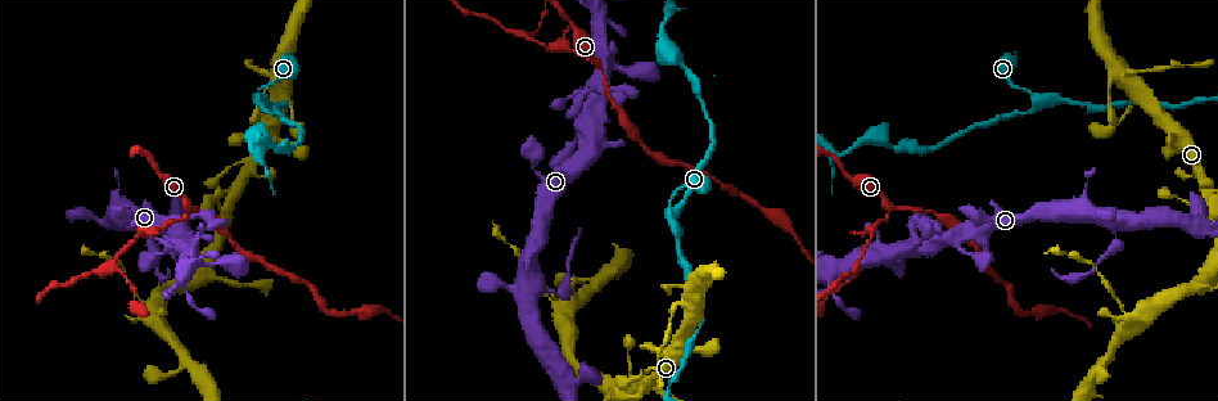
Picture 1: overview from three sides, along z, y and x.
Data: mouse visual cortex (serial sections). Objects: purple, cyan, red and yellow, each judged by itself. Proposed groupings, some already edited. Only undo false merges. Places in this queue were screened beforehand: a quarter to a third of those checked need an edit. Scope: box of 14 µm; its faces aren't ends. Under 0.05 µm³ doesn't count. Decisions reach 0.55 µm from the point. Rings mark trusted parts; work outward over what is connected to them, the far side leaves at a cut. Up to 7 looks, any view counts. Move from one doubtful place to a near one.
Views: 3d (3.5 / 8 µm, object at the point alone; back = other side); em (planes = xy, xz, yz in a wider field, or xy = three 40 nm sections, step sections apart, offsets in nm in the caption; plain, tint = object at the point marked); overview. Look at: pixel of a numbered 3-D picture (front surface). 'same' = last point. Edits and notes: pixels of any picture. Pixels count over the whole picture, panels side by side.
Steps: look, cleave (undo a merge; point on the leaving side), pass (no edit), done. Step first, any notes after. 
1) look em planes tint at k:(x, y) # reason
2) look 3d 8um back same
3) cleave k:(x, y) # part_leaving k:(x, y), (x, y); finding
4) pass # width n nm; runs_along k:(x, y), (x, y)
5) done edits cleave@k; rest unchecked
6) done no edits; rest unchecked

look 3d 3.5um at 1:(256, 96) # narrows sharply

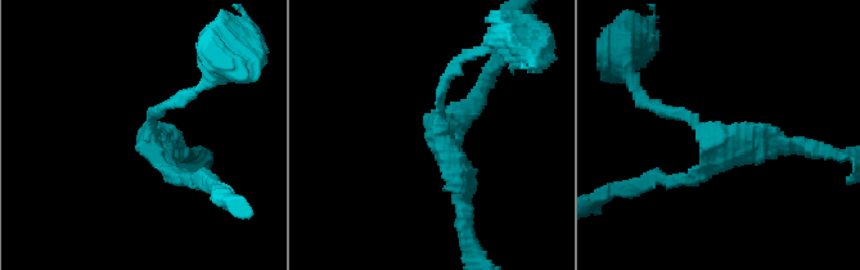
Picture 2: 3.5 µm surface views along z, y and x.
look em xy step 5 tint at 2:(438, 125) # arms 3; arm_widths 150, 200, 250 nm

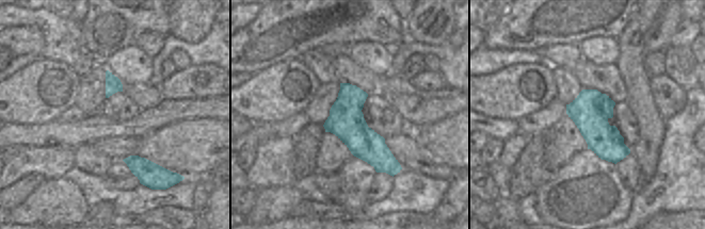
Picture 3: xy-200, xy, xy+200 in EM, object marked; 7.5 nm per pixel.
pass # runs_along 2:(644, 103), (710, 138), (707, 166), (670, 181); continuous, no second cell

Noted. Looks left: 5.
look 3d 3.5um at 1:(599, 68) # abrupt turn

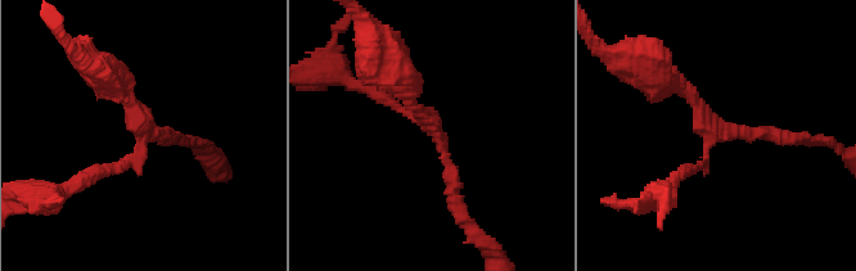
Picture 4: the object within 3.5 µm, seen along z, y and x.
look em xy step 5 tint at 4:(141, 130) # arms 3; arm_widths 150, 200, 300 nm

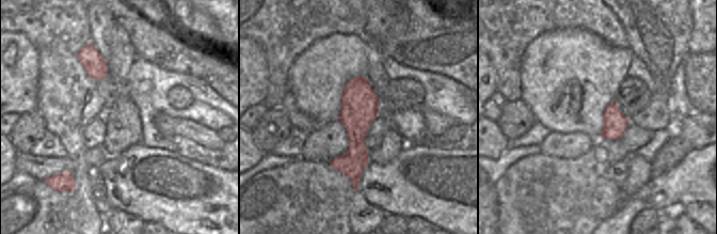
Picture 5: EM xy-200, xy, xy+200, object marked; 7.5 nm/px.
cleave 4:(383, 98) # part_leaving 4:(409, 112), (338, 72), (323, 72); a second cell is stuck on

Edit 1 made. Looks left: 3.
look overview

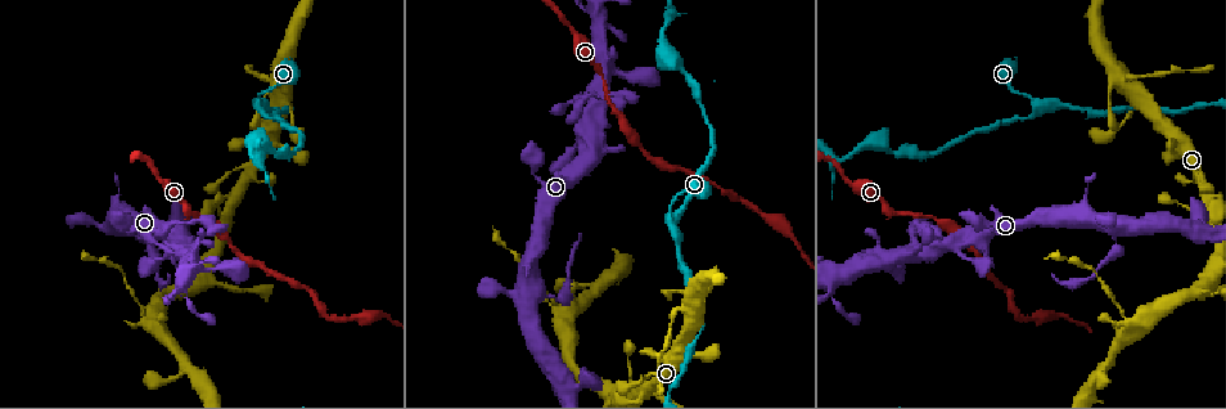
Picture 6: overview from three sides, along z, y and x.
look 3d 3.5um at 6:(206, 284) # sudden change in width

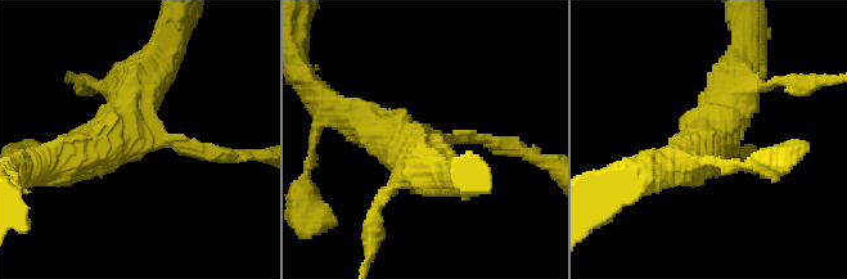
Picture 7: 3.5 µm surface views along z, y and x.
look em planes tint at 7:(139, 141)

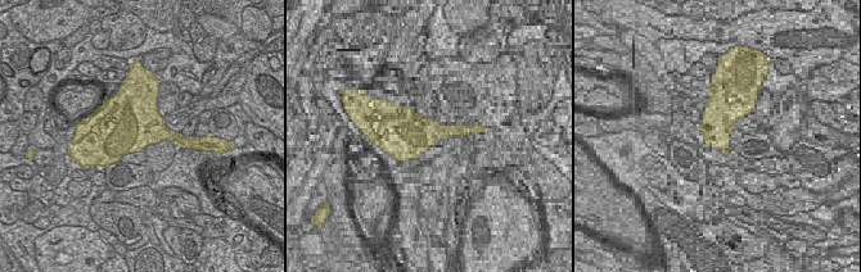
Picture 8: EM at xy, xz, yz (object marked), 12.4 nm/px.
pass # arms 3; arm_widths 150, 450, 500 nm; runs_along 7:(160, 58), (108, 142), (49, 161); all the same cell

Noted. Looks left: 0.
done edits cleave@4; rest unchecked

